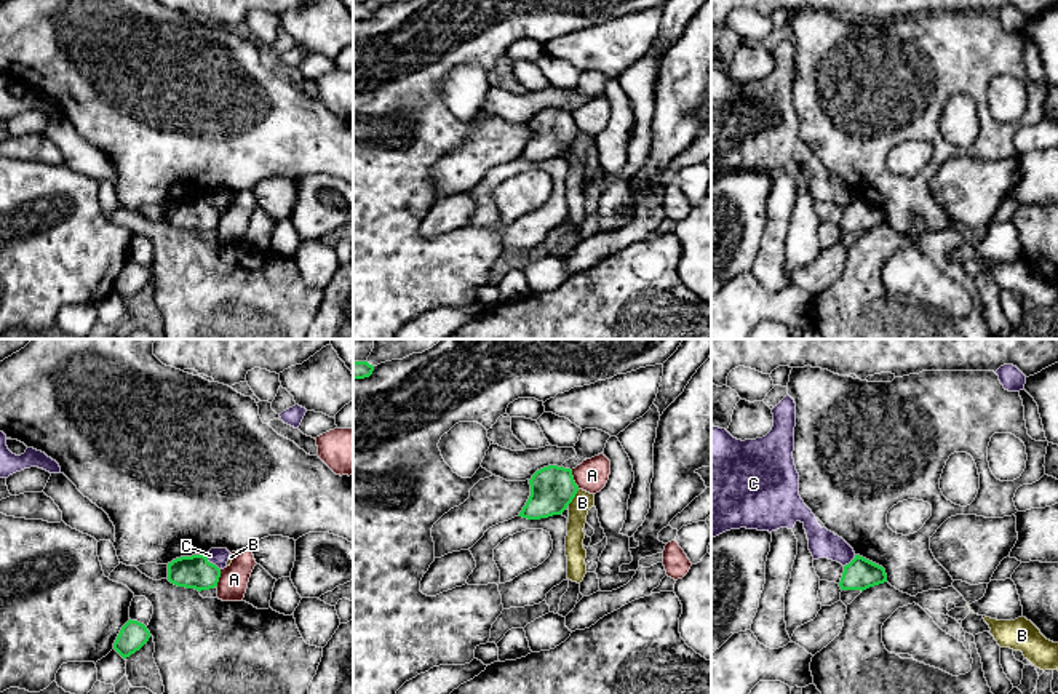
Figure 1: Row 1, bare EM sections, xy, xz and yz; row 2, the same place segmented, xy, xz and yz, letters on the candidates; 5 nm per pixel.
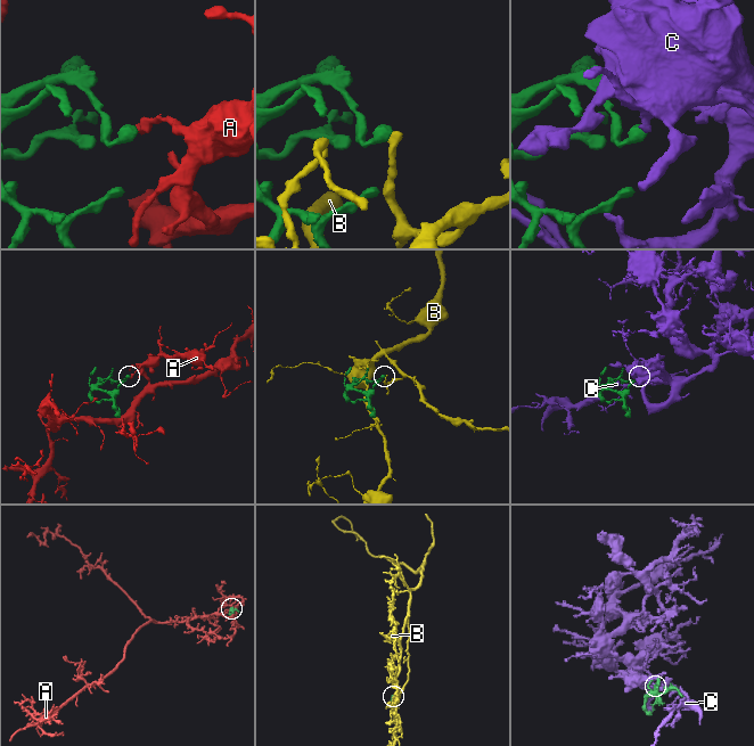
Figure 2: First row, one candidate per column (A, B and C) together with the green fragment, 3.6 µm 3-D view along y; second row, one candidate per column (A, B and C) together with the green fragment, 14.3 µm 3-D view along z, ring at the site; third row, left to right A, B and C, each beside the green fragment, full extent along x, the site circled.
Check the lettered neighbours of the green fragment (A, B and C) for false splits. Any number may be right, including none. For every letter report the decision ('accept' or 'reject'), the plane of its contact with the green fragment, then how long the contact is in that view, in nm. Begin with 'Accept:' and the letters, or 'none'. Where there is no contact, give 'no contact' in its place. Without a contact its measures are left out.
Accept: none
A: reject | xz | 100 nm
B: reject | xz | 100 nm
C: reject | xy | 110 nm

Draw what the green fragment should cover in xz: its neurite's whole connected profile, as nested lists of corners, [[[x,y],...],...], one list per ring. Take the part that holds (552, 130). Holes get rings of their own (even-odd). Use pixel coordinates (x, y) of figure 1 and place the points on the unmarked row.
[[[558,107],[537,112],[529,126],[531,138],[518,157],[527,162],[561,157],[579,133],[572,112]]]

